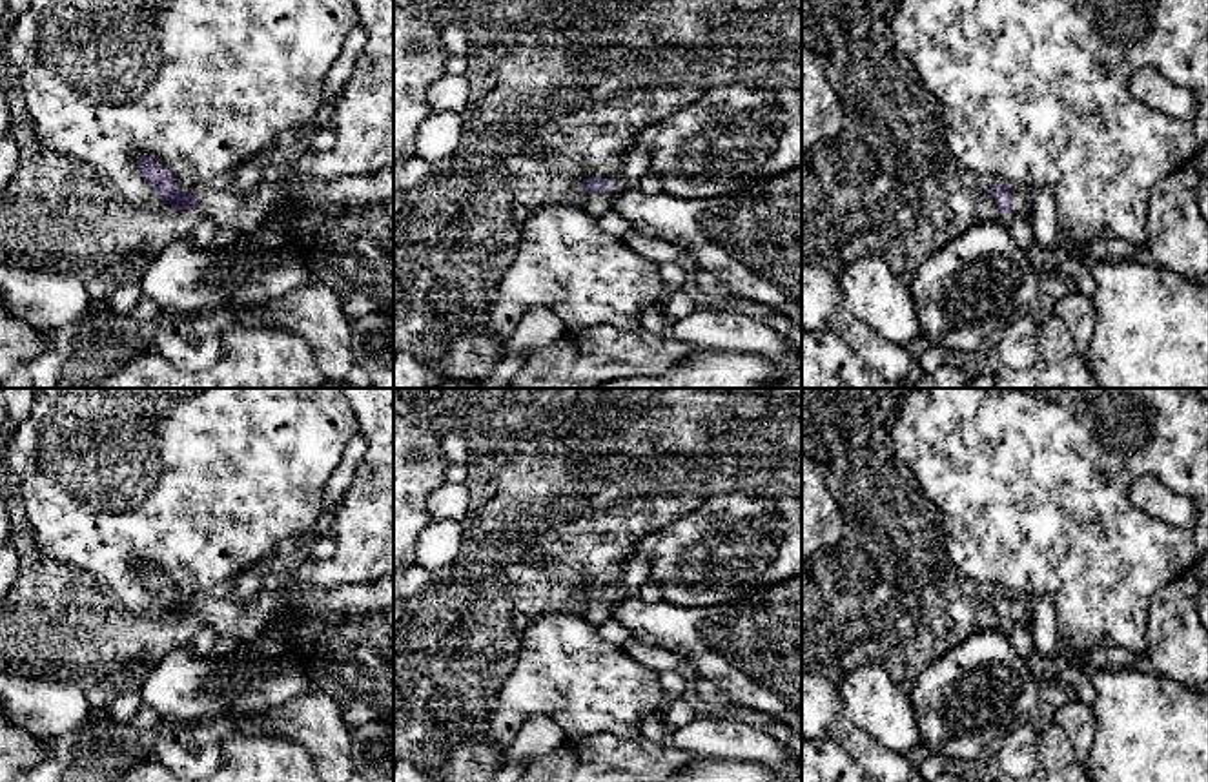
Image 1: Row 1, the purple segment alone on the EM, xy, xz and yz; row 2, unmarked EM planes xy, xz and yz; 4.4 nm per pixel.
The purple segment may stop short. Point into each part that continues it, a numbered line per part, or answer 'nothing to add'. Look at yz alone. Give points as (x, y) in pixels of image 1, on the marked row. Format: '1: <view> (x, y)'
1: yz (1023, 205)

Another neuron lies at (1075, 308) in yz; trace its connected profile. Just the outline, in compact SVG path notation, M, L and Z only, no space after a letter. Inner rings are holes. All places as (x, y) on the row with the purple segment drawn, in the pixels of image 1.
M1075 290L1046 306L1053 315L1060 317L1068 324L1079 355L1086 359L1095 328L1095 308L1091 297Z

